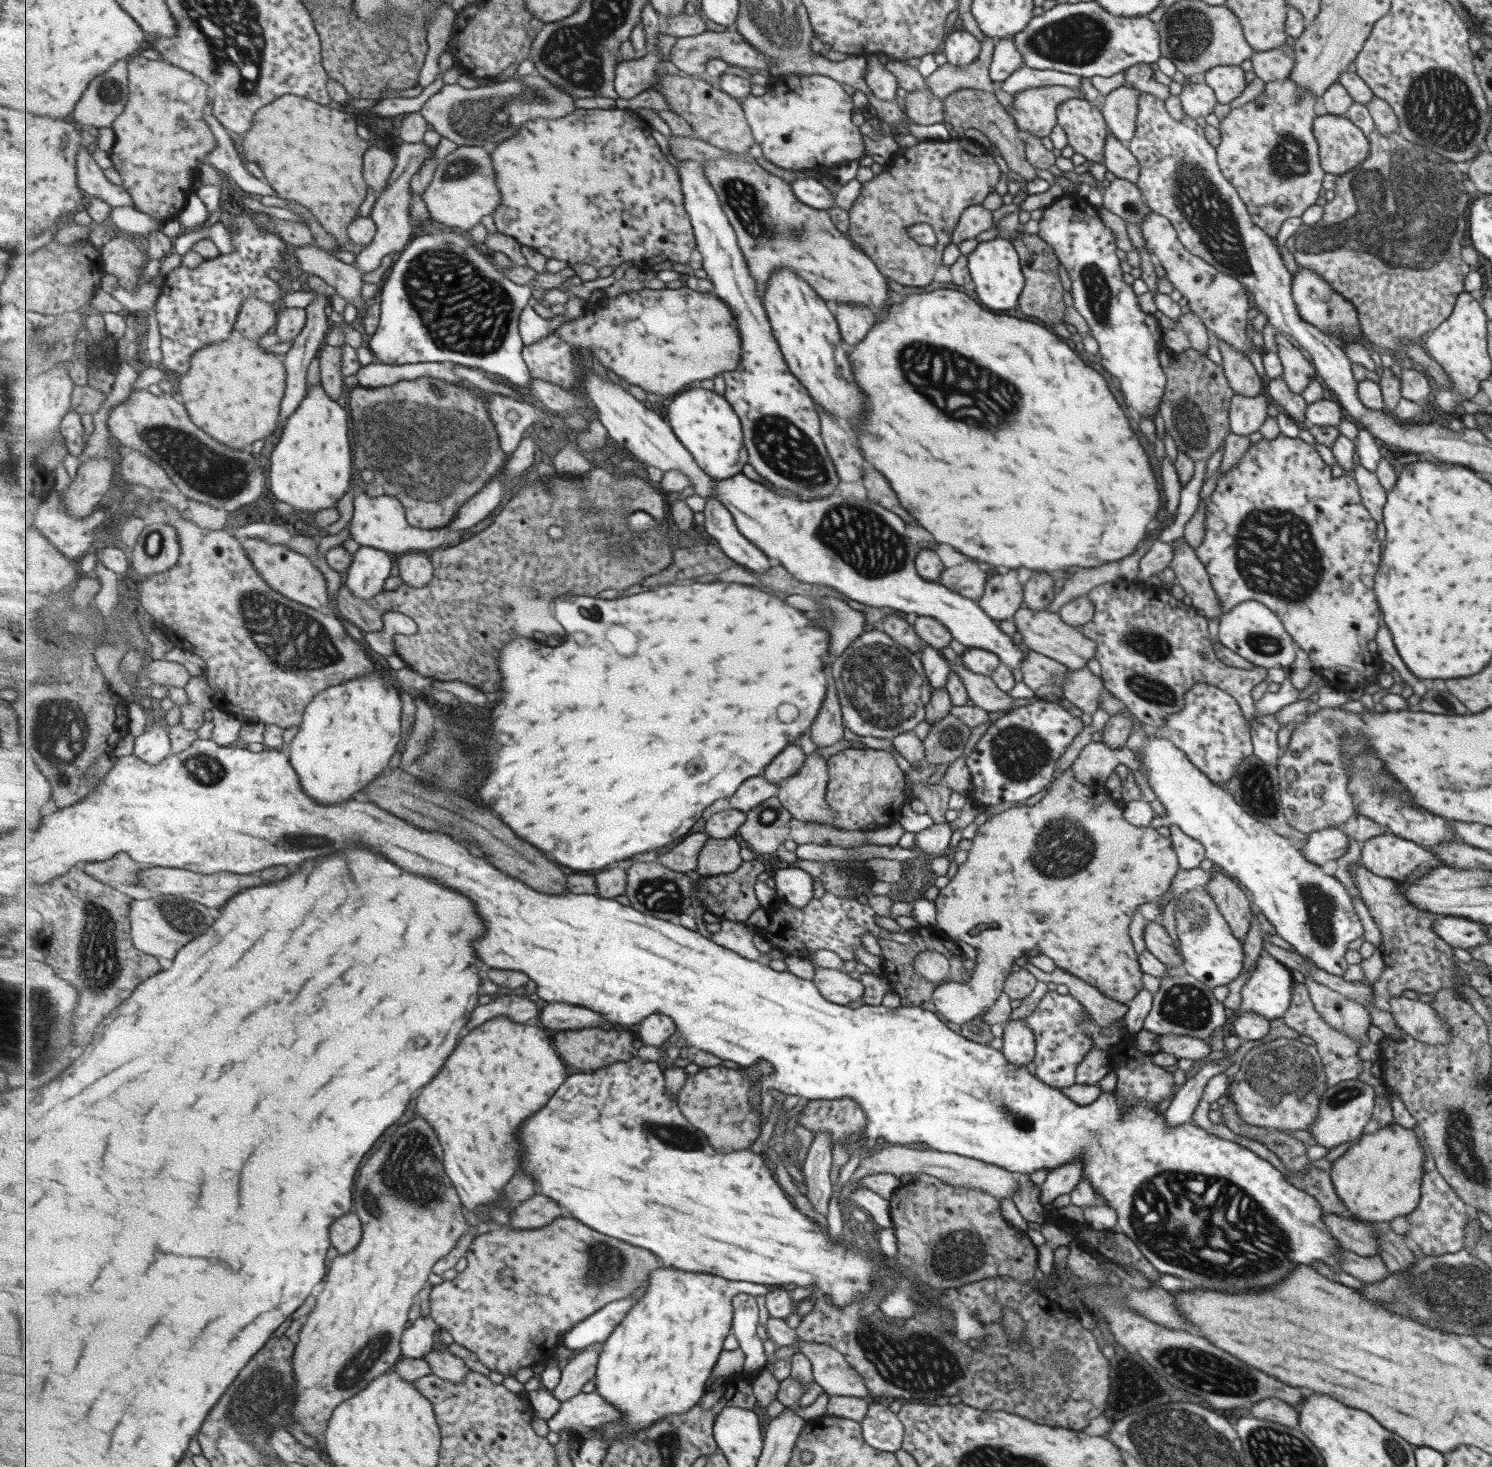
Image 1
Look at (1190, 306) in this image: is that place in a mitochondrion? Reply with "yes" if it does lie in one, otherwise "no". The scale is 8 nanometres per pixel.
no

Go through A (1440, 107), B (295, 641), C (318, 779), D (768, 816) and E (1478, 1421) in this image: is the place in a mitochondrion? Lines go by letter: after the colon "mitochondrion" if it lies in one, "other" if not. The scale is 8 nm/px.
A: mitochondrion
B: mitochondrion
C: other
D: mitochondrion
E: other

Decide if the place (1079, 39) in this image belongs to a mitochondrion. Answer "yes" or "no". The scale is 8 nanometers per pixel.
yes

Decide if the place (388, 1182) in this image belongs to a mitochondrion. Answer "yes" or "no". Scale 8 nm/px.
yes

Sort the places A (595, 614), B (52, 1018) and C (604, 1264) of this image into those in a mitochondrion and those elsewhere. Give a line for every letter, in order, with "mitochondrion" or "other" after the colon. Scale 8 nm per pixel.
A: other
B: mitochondrion
C: mitochondrion

